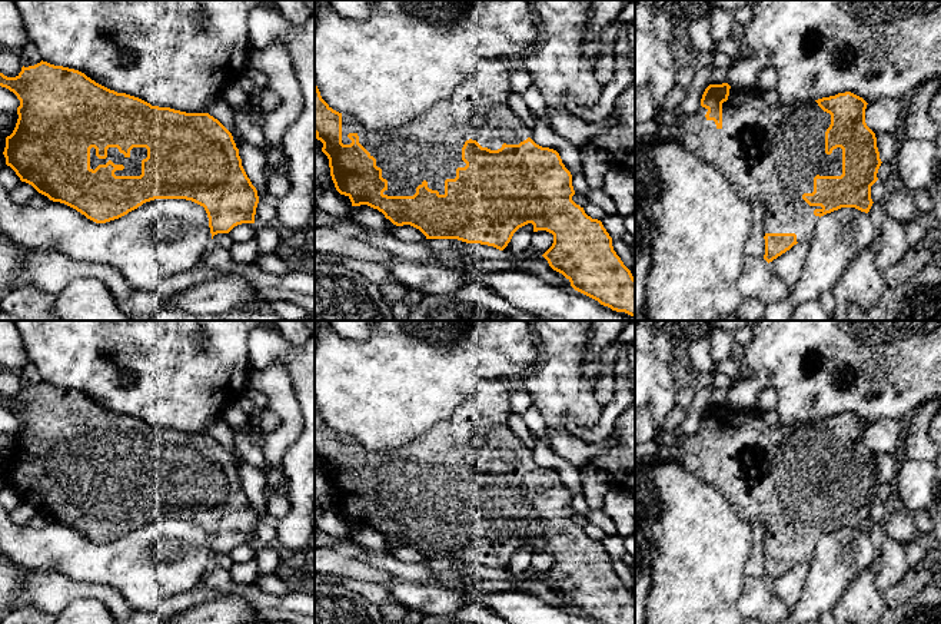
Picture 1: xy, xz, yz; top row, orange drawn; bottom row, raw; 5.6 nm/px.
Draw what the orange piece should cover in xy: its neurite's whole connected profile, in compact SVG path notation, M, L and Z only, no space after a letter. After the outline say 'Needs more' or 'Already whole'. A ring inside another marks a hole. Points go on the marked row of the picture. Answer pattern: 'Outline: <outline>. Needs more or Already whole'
Outline: M40 62L16 77L0 73L0 86L20 100L17 123L6 137L4 157L21 182L96 223L119 219L154 199L186 199L205 208L212 239L242 223L255 223L259 196L247 177L232 133L209 113L186 113L110 90L84 73Z. Needs more

